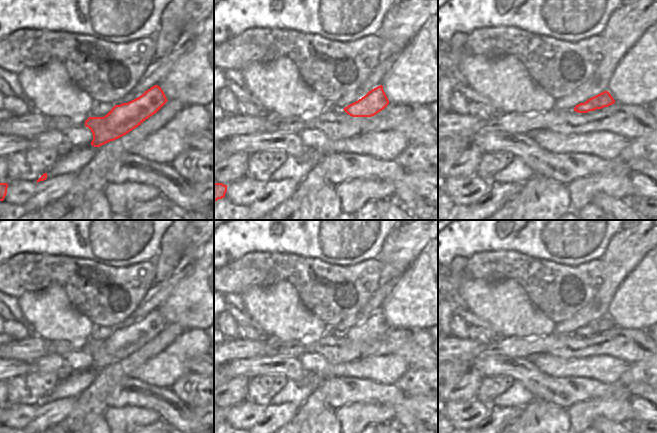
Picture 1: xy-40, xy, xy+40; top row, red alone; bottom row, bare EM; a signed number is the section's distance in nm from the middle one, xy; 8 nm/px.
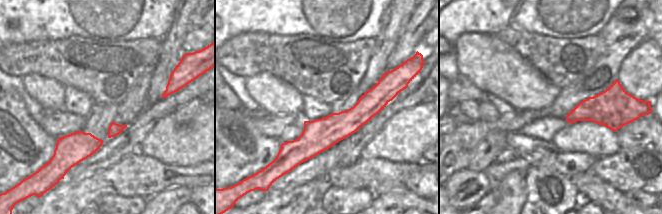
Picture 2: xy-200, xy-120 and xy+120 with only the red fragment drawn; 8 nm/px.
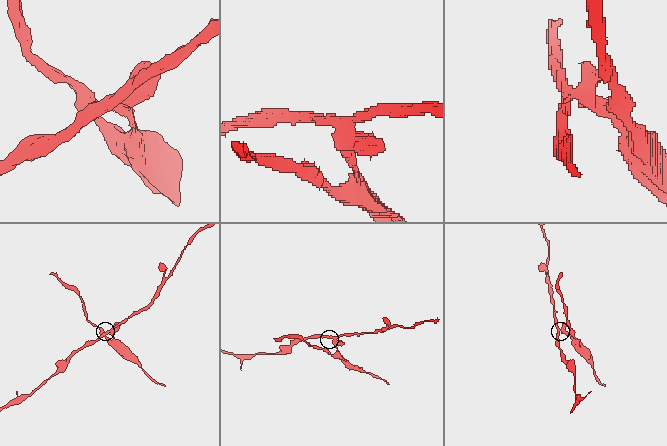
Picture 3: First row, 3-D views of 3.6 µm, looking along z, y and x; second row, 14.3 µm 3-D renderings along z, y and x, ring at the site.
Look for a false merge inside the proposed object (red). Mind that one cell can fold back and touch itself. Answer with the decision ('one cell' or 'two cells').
two cells

